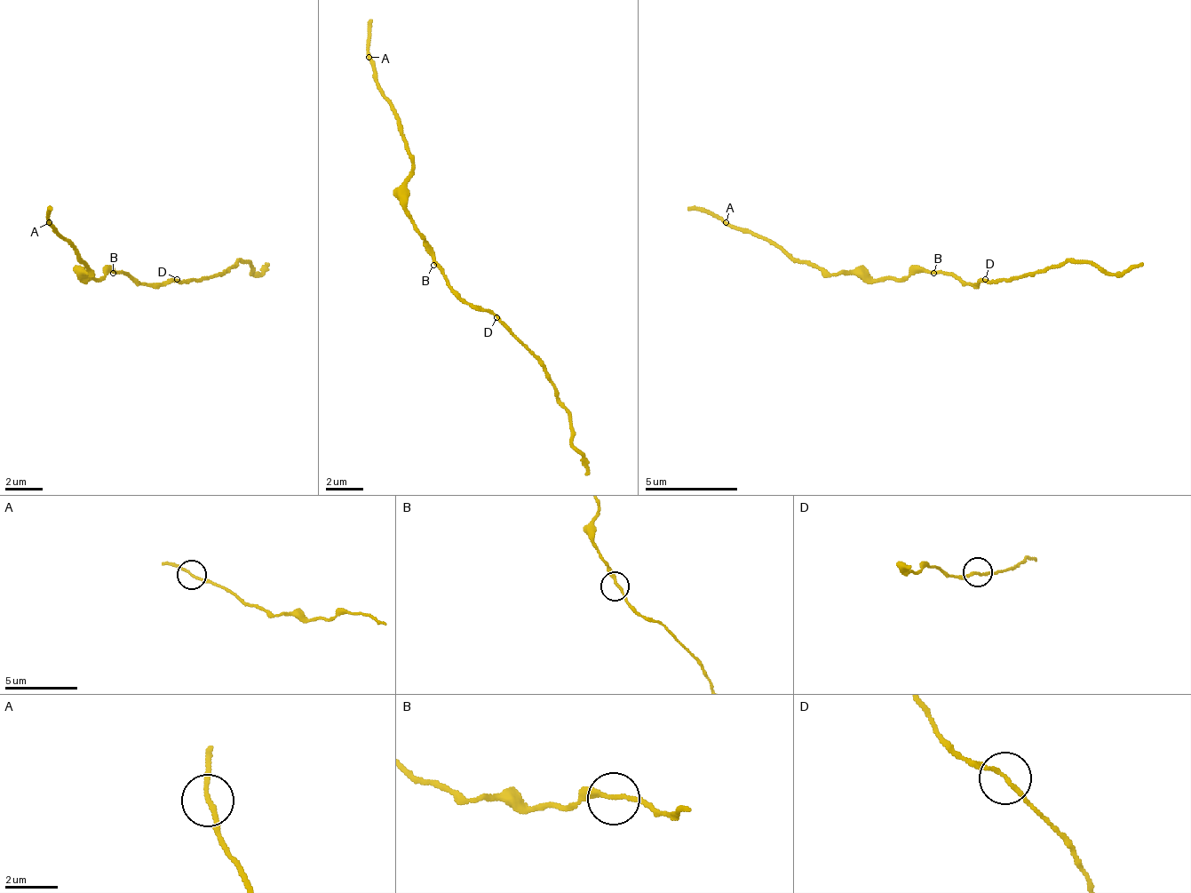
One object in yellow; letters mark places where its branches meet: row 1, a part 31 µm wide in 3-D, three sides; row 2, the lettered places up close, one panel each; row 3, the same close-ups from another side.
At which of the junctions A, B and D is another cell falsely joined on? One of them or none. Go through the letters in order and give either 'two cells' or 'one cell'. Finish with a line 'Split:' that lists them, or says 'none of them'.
A: one cell
B: one cell
D: one cell
Split: none of them

